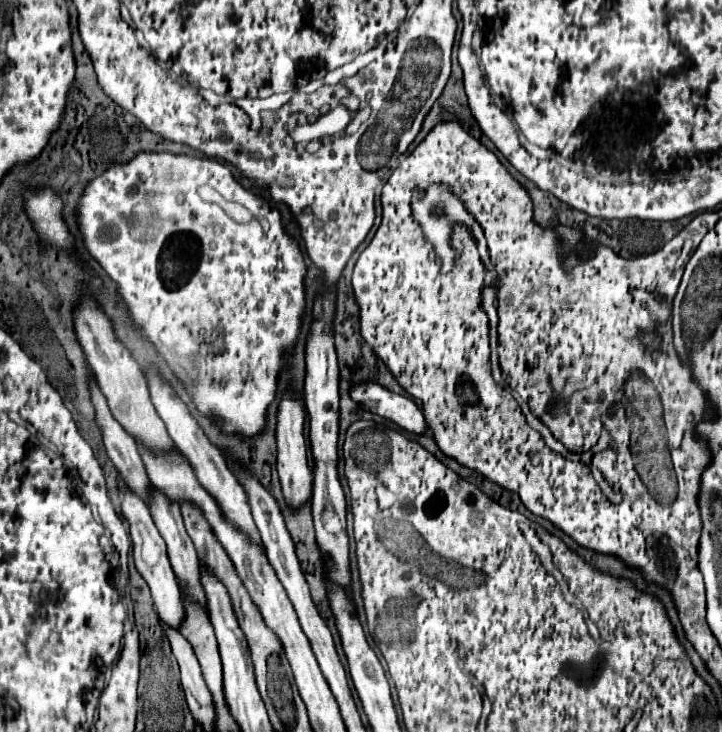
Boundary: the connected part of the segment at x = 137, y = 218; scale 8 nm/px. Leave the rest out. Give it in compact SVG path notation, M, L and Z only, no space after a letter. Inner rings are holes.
M138 153L128 165L110 167L102 177L96 177L94 181L90 181L90 185L84 191L78 211L80 211L80 231L84 235L84 245L90 251L90 255L102 265L102 269L110 275L110 279L116 281L118 293L132 315L132 323L142 329L146 339L152 341L159 354L166 355L173 371L178 369L185 373L188 367L196 369L200 391L194 393L194 403L198 405L198 411L204 415L218 417L226 433L240 433L244 437L254 437L258 431L262 431L266 409L274 401L276 375L282 367L282 351L290 349L296 343L296 337L300 331L300 317L304 313L306 265L302 261L298 243L284 233L280 225L280 213L262 197L246 191L230 175L230 171L218 161L206 159L206 157L188 157L188 155L170 155L170 153ZM218 335L222 337L224 343L222 347L212 349L210 343Z

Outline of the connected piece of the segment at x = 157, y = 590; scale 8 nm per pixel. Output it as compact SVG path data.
M118 475L118 495L120 495L120 509L122 509L122 517L128 521L130 525L130 537L132 537L132 547L134 547L134 563L138 573L144 577L144 581L148 583L150 591L152 591L152 599L154 605L158 609L160 619L164 619L164 623L168 623L170 627L178 629L184 613L180 607L180 593L178 593L178 585L174 581L174 571L170 567L168 555L166 555L166 543L160 537L160 533L156 531L156 525L152 523L152 517L148 515L148 507L140 501L140 497L124 483L122 475Z

